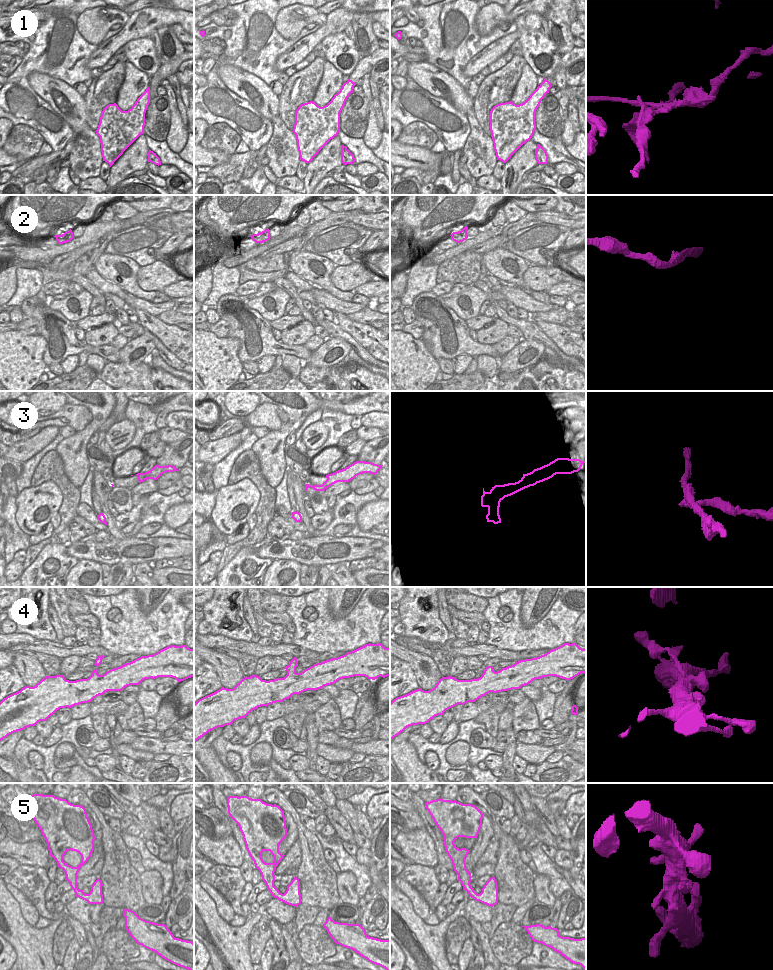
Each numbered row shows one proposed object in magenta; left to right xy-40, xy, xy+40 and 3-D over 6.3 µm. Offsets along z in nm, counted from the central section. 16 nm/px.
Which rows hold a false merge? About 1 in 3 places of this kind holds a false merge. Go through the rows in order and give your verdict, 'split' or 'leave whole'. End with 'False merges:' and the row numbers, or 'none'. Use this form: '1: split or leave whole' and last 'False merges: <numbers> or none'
1: split
2: leave whole
3: split
4: leave whole
5: leave whole
False merges: 1, 3

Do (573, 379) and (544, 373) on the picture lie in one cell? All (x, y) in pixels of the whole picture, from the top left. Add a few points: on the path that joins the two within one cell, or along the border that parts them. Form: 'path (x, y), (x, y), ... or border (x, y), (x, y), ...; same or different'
path (566, 379), (561, 379), (555, 373), (551, 373); same

